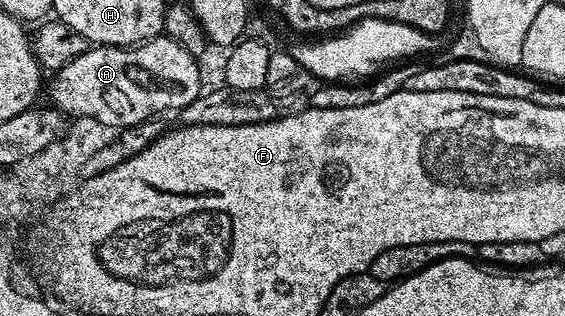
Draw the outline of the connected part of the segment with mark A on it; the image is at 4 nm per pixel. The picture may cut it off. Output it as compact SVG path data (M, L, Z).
M166 35L154 37L151 41L145 41L142 45L132 45L124 47L121 45L96 45L87 48L81 55L77 55L77 59L73 59L73 63L65 63L65 67L54 70L52 79L49 81L49 89L51 85L51 101L50 104L58 109L64 115L72 113L75 119L86 119L96 126L106 127L108 130L122 131L128 129L130 125L136 125L142 121L152 120L156 115L154 113L163 113L166 109L175 109L181 111L189 103L193 103L201 95L201 88L199 89L199 64L200 62L193 55L189 55L189 51L185 51L185 47L181 47L181 43L177 43L174 39Z

